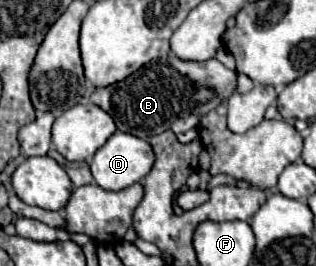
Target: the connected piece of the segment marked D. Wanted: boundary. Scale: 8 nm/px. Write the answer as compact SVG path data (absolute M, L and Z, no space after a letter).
M115 132L93 156L91 160L91 172L93 172L93 178L95 182L105 188L105 190L123 190L139 180L143 180L151 166L155 162L155 154L153 154L153 148L149 142L133 136L133 134L125 134L125 132Z

